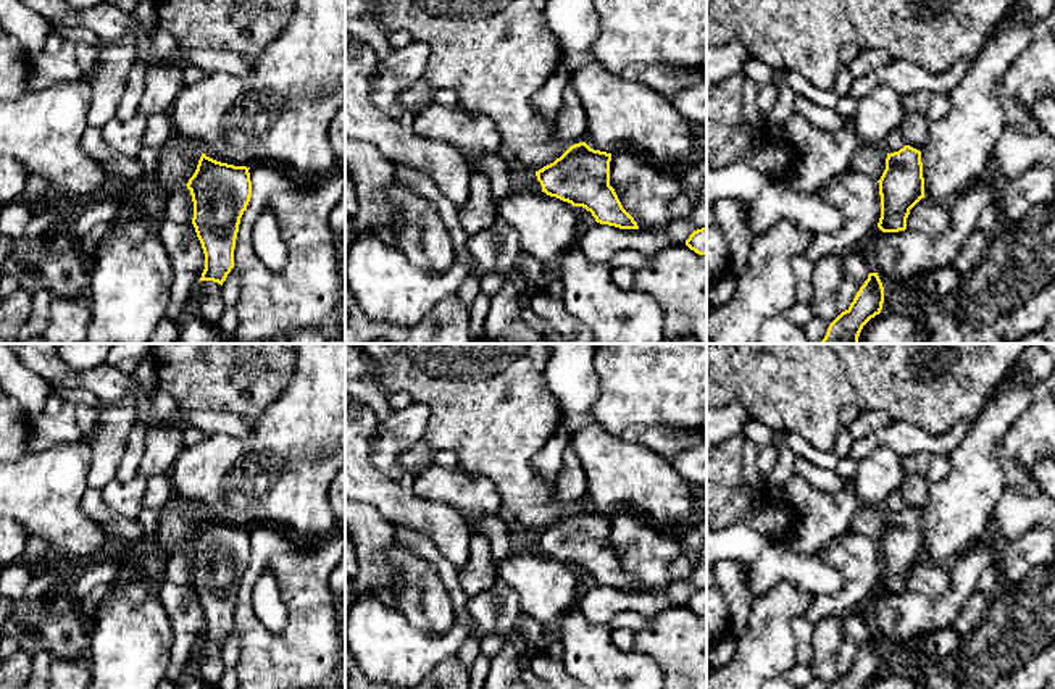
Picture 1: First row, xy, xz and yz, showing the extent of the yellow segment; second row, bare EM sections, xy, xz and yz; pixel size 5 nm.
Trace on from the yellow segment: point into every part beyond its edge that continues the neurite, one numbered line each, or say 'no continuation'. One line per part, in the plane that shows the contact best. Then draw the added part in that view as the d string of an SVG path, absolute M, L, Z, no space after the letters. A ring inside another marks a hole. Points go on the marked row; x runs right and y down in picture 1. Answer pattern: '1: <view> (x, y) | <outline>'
no continuation

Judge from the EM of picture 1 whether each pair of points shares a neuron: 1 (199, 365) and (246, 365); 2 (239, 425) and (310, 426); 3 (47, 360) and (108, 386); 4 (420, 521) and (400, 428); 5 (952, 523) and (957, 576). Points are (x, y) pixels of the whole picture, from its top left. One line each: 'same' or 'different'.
1: same
2: different
3: same
4: different
5: different

